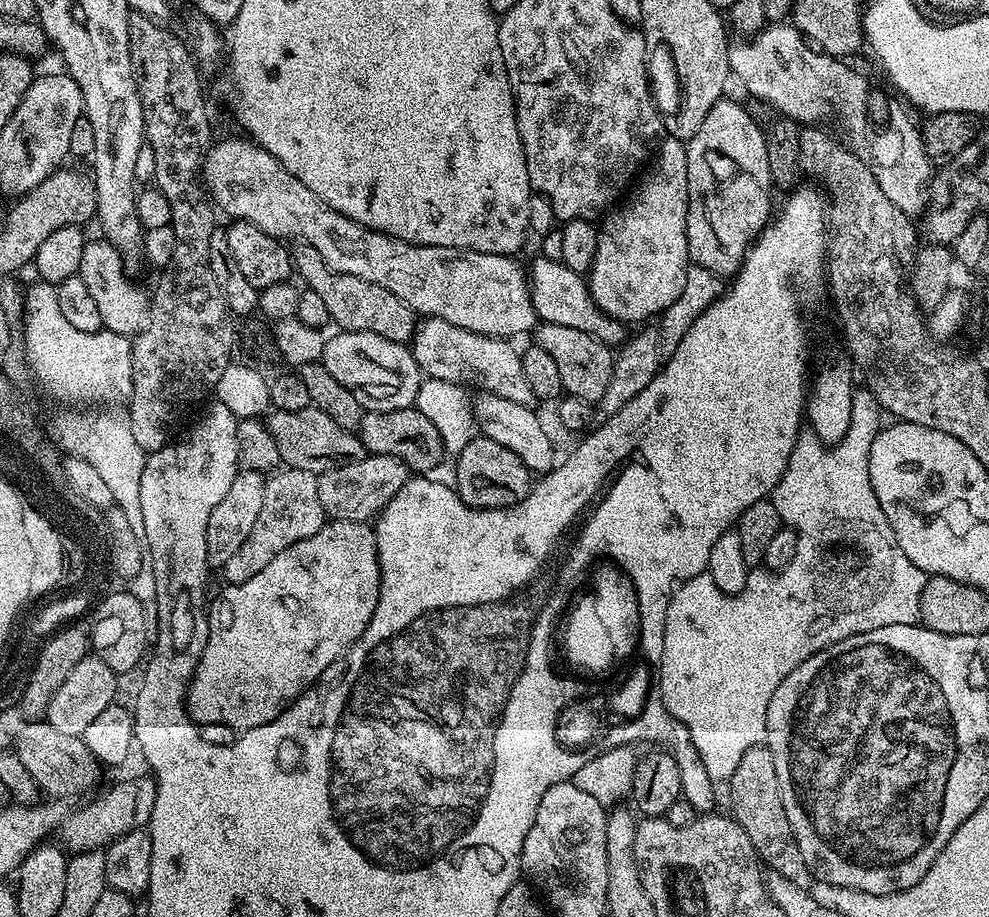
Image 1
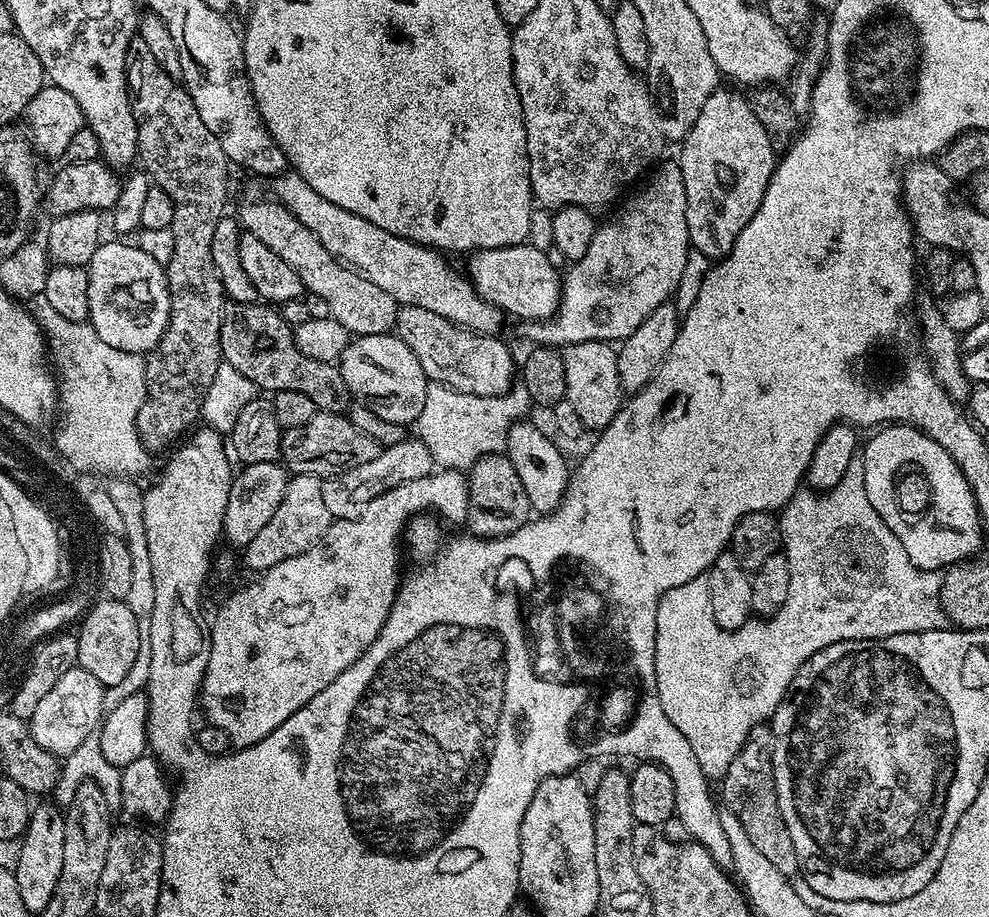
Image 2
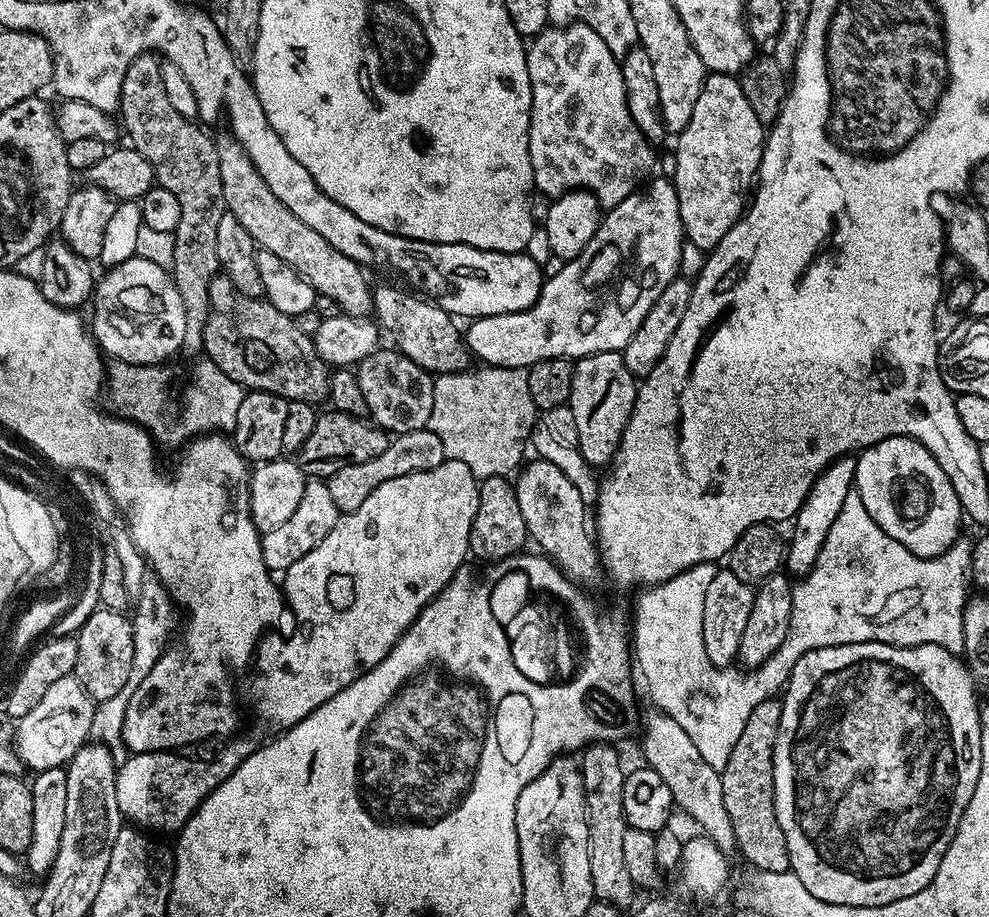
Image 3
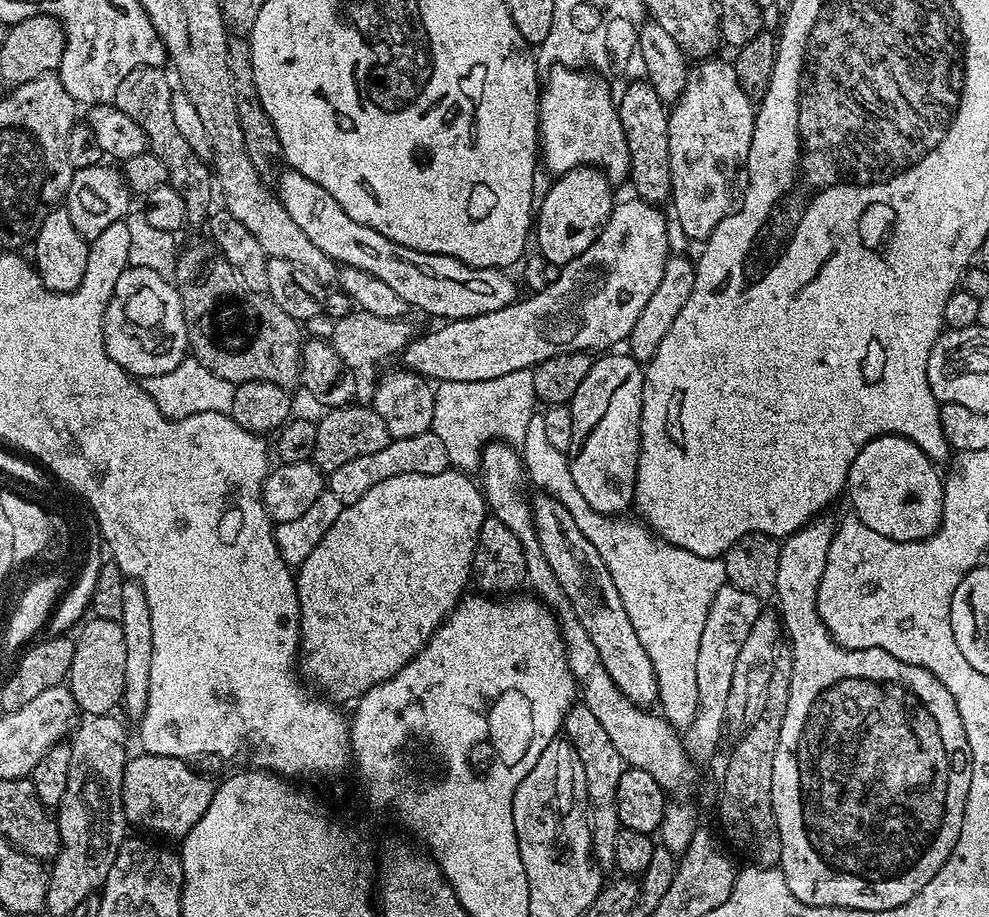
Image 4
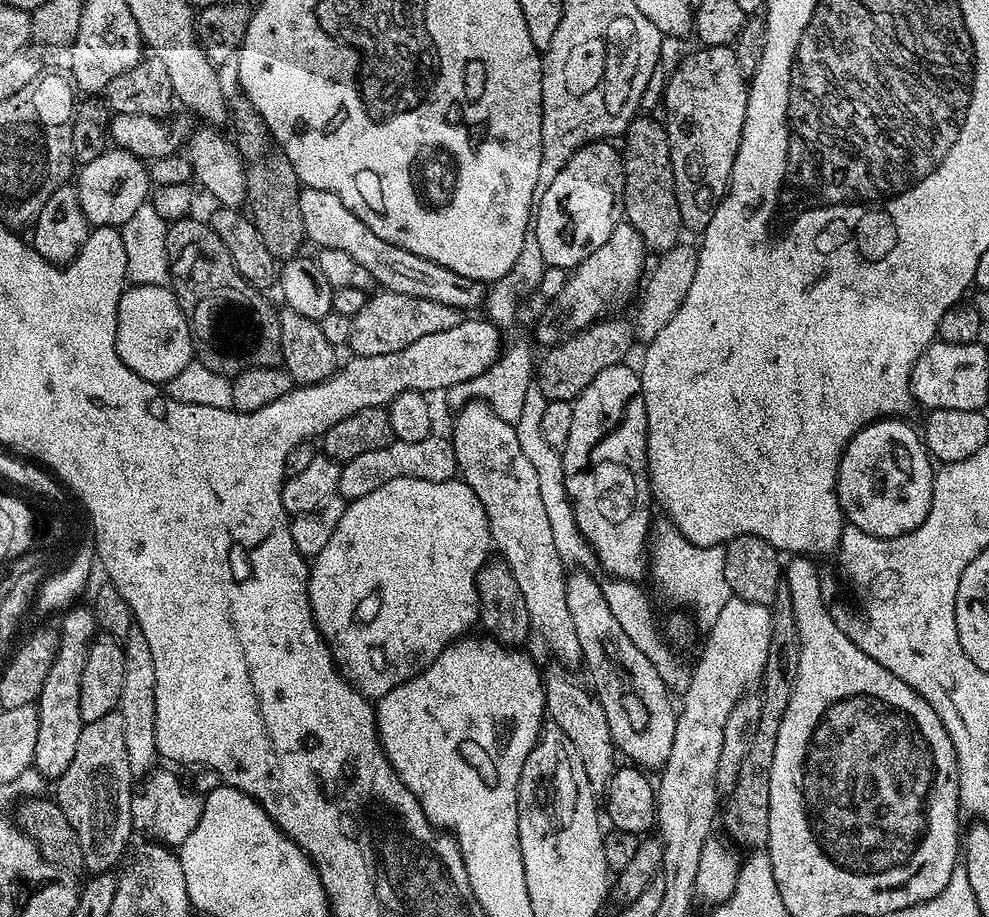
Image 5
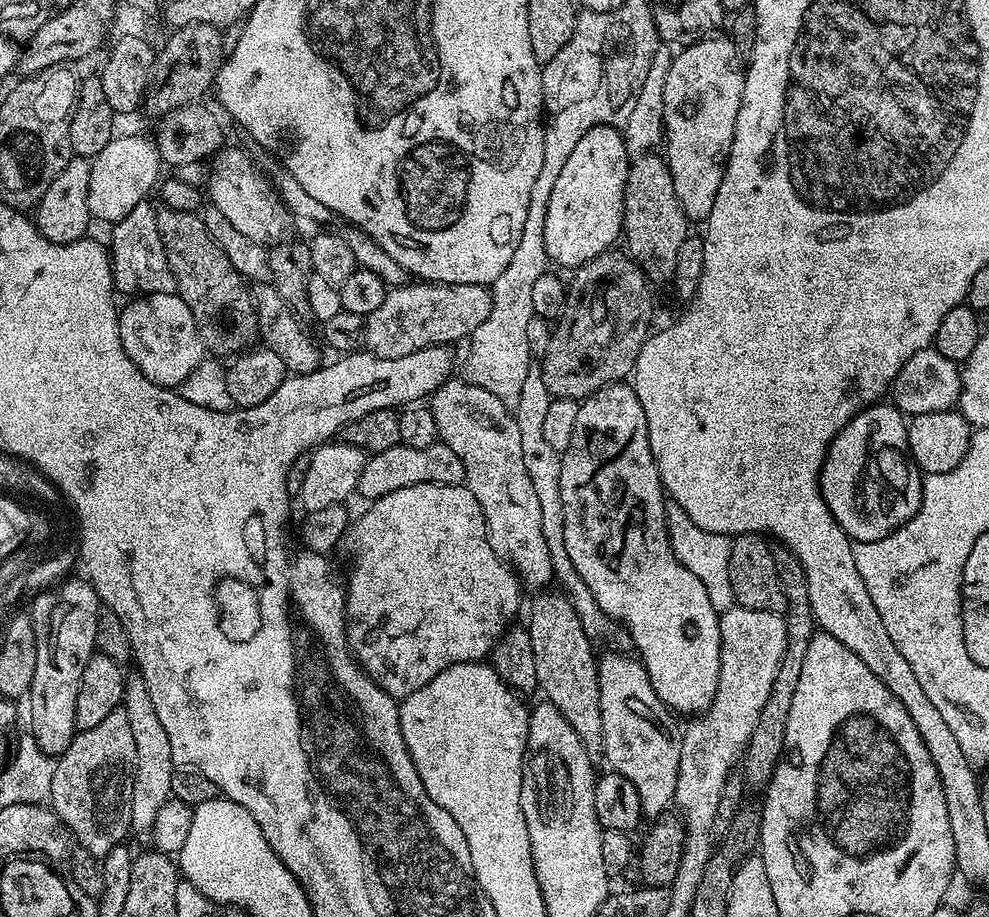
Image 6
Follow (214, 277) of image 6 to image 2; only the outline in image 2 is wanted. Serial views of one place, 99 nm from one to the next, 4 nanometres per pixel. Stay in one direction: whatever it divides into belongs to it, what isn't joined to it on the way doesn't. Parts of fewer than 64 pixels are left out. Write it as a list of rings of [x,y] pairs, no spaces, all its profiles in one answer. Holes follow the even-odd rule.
[[[263,302],[254,304],[229,303],[224,310],[220,331],[220,355],[222,360],[244,374],[257,389],[275,394],[282,390],[298,390],[306,394],[310,402],[322,412],[347,413],[350,393],[336,364],[318,362],[318,358],[306,358],[298,350],[294,328],[287,324],[275,307]]]

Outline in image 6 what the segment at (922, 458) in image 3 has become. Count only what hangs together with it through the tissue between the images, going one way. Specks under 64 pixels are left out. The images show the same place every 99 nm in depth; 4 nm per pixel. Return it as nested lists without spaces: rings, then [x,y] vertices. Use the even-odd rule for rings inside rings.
[[[877,402],[860,409],[828,445],[820,471],[820,493],[830,514],[853,542],[874,542],[901,528],[920,509],[924,497],[922,473],[908,451],[908,425],[903,412],[891,402]]]

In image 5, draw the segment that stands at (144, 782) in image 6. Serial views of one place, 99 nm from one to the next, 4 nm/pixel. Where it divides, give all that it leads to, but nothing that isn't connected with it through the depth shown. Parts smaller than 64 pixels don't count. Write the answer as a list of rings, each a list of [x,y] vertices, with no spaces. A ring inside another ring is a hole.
[[[133,627],[122,637],[124,669],[122,670],[122,698],[118,711],[122,714],[122,734],[126,738],[126,754],[130,758],[133,777],[144,778],[157,767],[156,731],[154,730],[154,657],[146,643],[146,634]]]

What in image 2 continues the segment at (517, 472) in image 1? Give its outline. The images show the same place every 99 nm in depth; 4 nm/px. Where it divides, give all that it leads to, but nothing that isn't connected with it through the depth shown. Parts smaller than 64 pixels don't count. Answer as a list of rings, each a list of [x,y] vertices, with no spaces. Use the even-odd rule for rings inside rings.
[[[500,452],[482,456],[467,469],[468,482],[468,519],[466,528],[471,535],[497,540],[499,536],[510,534],[527,524],[533,515],[530,496],[518,479],[514,466],[507,455]]]

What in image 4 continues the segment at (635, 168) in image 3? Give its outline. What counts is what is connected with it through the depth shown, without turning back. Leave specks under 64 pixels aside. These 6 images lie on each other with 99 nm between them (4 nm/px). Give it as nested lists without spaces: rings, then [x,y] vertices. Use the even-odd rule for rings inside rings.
[[[552,66],[547,69],[548,77],[543,77],[540,90],[540,130],[538,133],[538,152],[542,164],[552,174],[563,174],[575,168],[598,168],[613,185],[629,179],[630,150],[626,146],[626,134],[622,130],[620,115],[616,109],[614,92],[608,89],[603,75],[592,70]]]

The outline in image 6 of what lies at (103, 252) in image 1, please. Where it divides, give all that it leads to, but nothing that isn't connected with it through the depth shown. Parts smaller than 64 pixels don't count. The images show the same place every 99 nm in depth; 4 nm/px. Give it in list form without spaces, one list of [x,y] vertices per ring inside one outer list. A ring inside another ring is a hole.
[[[176,292],[137,296],[119,309],[120,337],[126,354],[150,382],[179,386],[205,355],[194,314]]]

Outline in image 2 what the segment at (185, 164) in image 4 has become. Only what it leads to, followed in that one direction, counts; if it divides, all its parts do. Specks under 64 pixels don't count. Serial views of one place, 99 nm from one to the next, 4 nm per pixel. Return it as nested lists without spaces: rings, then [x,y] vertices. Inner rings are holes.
[[[133,39],[126,54],[128,86],[134,110],[134,122],[138,124],[138,160],[143,171],[147,172],[155,187],[166,190],[170,194],[170,202],[174,202],[174,258],[166,265],[168,289],[170,290],[170,318],[158,346],[147,353],[145,359],[145,402],[137,414],[136,428],[145,449],[156,454],[169,446],[178,436],[183,437],[201,417],[204,395],[210,389],[214,374],[222,361],[220,355],[220,331],[226,307],[224,287],[218,278],[218,270],[214,270],[214,257],[210,254],[210,241],[214,239],[214,230],[218,222],[226,215],[224,208],[228,204],[228,171],[230,165],[226,153],[218,143],[218,138],[210,134],[202,115],[201,105],[192,101],[192,96],[183,87],[158,66],[154,54],[146,42]]]

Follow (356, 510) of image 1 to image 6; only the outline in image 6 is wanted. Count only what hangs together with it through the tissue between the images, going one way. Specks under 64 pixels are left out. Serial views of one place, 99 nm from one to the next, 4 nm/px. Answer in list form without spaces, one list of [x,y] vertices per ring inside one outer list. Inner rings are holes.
[[[439,442],[421,448],[399,443],[390,450],[373,452],[365,459],[356,492],[364,502],[371,502],[382,498],[382,494],[394,494],[394,490],[402,490],[402,486],[419,484],[464,484],[464,471],[458,454],[454,454],[450,446]]]

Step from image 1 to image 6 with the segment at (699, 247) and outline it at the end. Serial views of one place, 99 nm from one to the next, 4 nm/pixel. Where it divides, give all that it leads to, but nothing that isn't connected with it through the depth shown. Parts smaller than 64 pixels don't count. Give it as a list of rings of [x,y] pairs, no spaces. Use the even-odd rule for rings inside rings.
[[[713,34],[681,47],[672,57],[670,74],[666,74],[666,139],[662,148],[666,153],[670,178],[674,178],[674,194],[678,194],[678,202],[685,218],[690,222],[707,221],[710,210],[714,210],[714,198],[718,198],[718,186],[722,186],[730,146],[734,142],[734,126],[738,122],[738,110],[742,106],[744,93],[745,73],[742,71],[740,59],[741,53],[731,38],[724,34]]]

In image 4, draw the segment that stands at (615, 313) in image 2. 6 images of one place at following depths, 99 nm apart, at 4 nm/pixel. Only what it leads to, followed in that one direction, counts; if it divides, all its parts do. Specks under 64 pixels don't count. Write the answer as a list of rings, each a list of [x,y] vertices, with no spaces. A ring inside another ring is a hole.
[[[631,198],[632,200],[624,200],[615,205],[610,214],[610,218],[606,222],[606,226],[598,234],[598,238],[591,246],[582,254],[578,254],[578,258],[574,258],[566,265],[563,265],[561,273],[556,282],[550,282],[540,292],[532,292],[529,300],[523,298],[517,299],[515,302],[507,304],[502,310],[494,310],[490,314],[482,314],[474,318],[466,318],[465,320],[449,320],[443,326],[444,328],[436,328],[433,332],[428,332],[425,336],[417,335],[408,347],[402,353],[402,359],[405,360],[407,367],[411,371],[417,372],[419,376],[427,378],[432,382],[478,382],[479,380],[489,380],[490,378],[502,378],[502,374],[510,374],[511,372],[523,372],[531,370],[544,360],[549,360],[555,356],[560,356],[563,352],[587,352],[589,354],[599,353],[601,350],[608,350],[611,344],[623,345],[627,341],[630,330],[634,330],[634,322],[638,322],[638,314],[642,314],[642,310],[646,306],[646,301],[654,294],[654,290],[658,290],[658,282],[662,282],[662,270],[666,266],[669,258],[668,239],[666,238],[666,226],[668,220],[659,211],[657,205],[649,204],[648,201],[639,198]]]

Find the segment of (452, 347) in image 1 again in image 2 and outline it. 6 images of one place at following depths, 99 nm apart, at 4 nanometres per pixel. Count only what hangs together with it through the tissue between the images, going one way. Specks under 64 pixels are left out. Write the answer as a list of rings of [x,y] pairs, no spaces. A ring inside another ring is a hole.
[[[405,304],[396,309],[395,335],[399,336],[410,350],[414,350],[414,358],[422,362],[422,370],[433,384],[445,384],[455,392],[462,394],[478,394],[479,396],[504,396],[511,390],[518,364],[512,361],[512,352],[500,341],[499,335],[481,336],[468,328],[459,328],[454,322],[442,318],[442,314],[433,314],[430,310],[422,310],[422,306]]]

